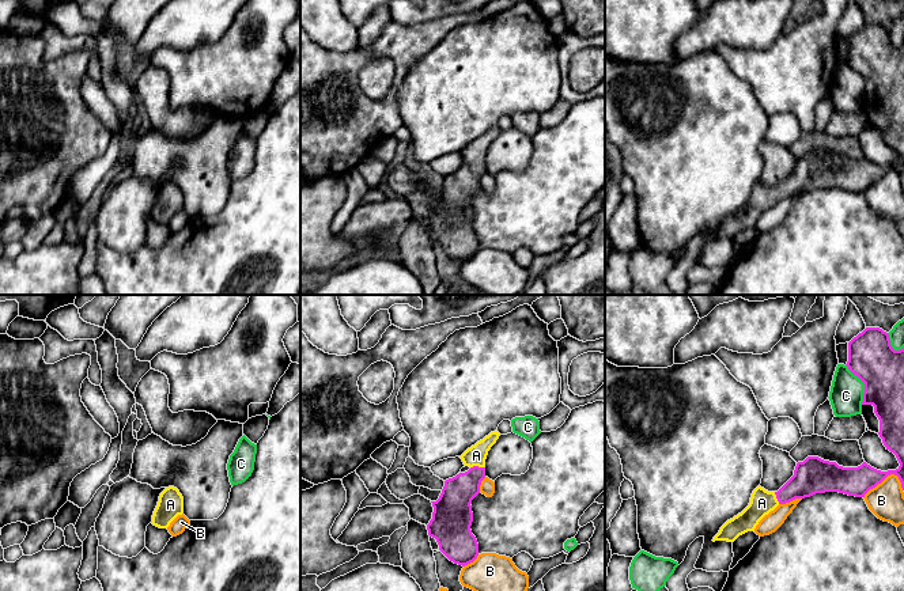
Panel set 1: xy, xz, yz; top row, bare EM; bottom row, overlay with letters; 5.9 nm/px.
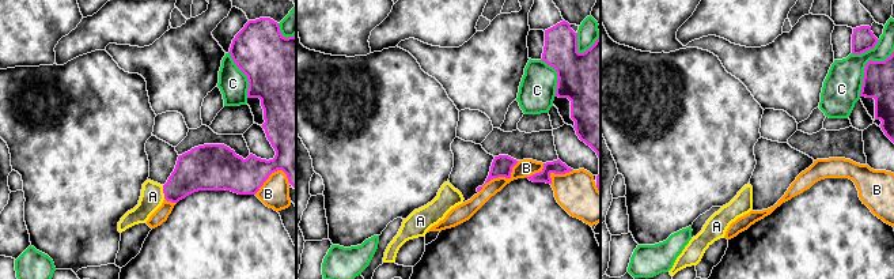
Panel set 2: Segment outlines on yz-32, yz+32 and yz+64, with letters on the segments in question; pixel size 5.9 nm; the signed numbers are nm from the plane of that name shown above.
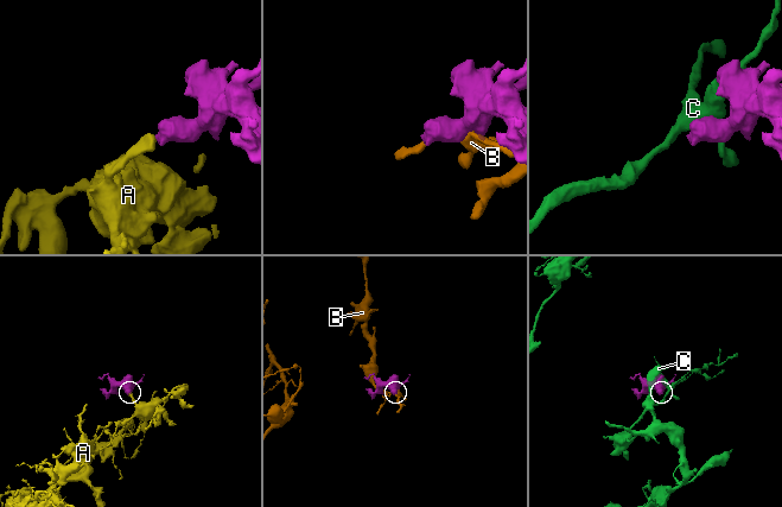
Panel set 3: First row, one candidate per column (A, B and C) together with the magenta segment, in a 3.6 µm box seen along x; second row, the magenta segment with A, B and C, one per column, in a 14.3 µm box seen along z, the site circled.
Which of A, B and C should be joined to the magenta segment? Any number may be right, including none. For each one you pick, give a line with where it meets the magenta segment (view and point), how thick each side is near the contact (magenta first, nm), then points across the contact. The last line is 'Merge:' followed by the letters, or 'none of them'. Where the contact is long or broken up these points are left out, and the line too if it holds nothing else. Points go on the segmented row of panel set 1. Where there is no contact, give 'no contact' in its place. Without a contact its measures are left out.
A: contact xz (477, 466); calibres 190 and 120 nm; way xz (454, 502), (477, 466), (476, 455)
Merge: A

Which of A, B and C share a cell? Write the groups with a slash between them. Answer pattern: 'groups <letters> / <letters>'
groups A / B / C

